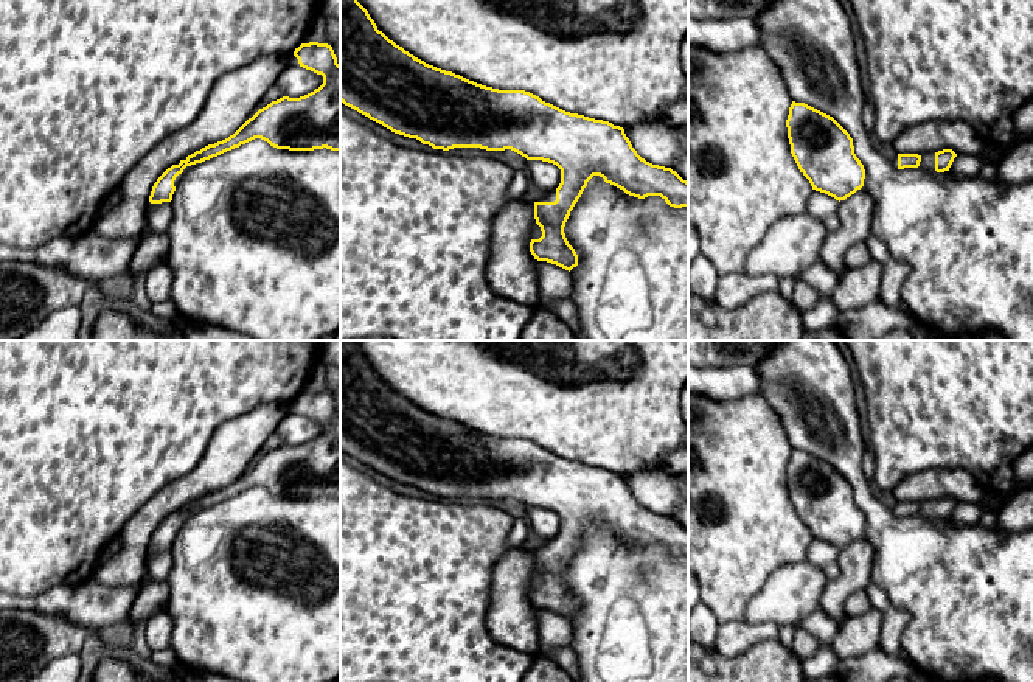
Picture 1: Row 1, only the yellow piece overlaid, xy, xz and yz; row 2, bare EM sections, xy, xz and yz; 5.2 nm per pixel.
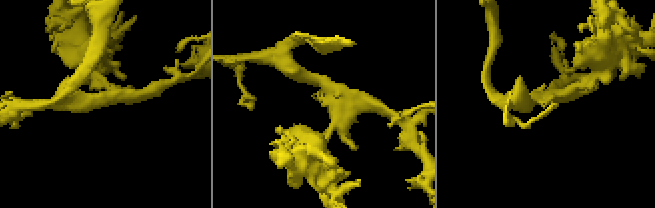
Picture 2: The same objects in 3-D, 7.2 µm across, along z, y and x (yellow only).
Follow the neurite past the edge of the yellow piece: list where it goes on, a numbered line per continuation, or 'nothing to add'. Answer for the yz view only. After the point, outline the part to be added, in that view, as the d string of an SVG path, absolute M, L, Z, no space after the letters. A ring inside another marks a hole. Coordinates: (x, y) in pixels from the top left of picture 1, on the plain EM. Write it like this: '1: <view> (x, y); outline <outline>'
nothing to add

